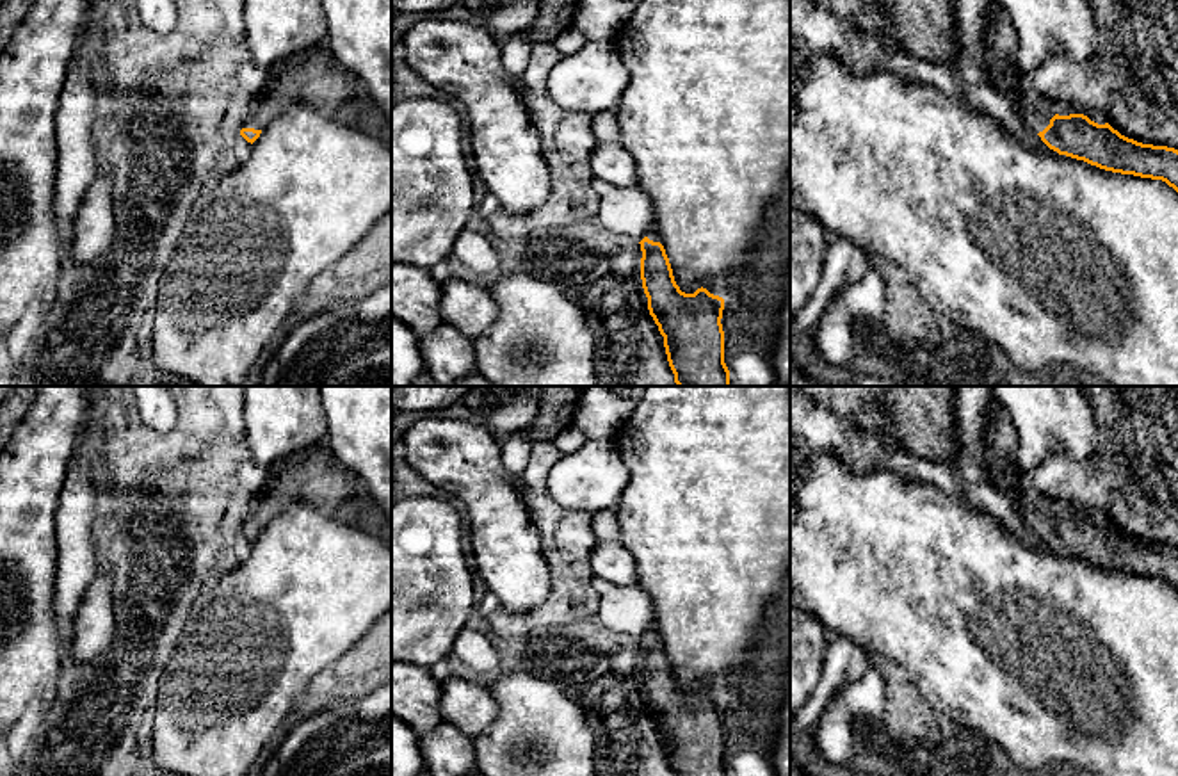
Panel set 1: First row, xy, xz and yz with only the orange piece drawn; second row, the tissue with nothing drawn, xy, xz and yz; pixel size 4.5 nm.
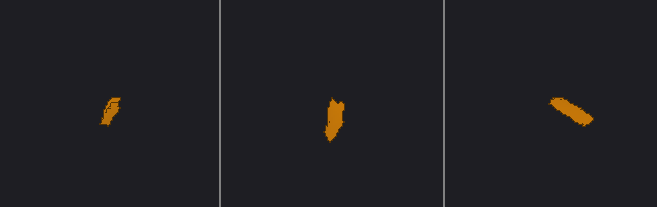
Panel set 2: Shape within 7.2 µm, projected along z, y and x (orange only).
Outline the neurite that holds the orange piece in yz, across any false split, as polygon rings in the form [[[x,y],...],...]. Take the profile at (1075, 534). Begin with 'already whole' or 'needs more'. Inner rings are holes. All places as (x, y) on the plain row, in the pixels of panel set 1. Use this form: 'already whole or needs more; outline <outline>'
needs more; outline [[[996,404],[991,415],[988,432],[988,473],[989,481],[1004,481],[1014,497],[1016,507],[1021,511],[1025,523],[1036,530],[1041,539],[1059,554],[1084,559],[1105,570],[1134,573],[1141,577],[1162,578],[1178,591],[1178,548],[1167,545],[1142,543],[1121,534],[1109,521],[1098,523],[1084,513],[1059,514],[1045,498],[1029,500],[1018,493],[1018,479],[1023,470],[1014,466],[1018,452],[1018,434],[1011,422],[1011,415]]]

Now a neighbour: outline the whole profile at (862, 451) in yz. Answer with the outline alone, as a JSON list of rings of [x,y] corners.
[[[847,429],[842,445],[829,449],[854,473],[870,473],[874,470],[890,468],[888,457],[900,452],[900,447],[890,438],[865,429]]]

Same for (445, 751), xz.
[[[448,723],[418,735],[424,772],[431,776],[466,776],[477,772],[473,739]]]

